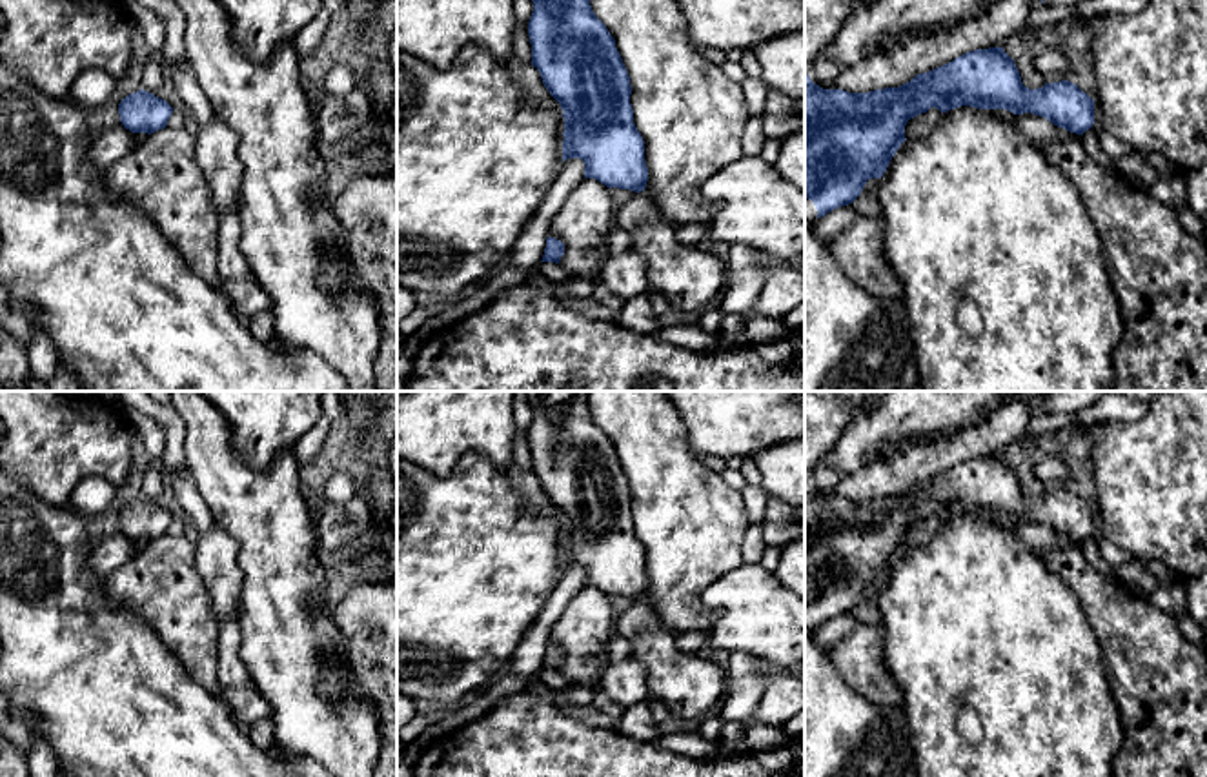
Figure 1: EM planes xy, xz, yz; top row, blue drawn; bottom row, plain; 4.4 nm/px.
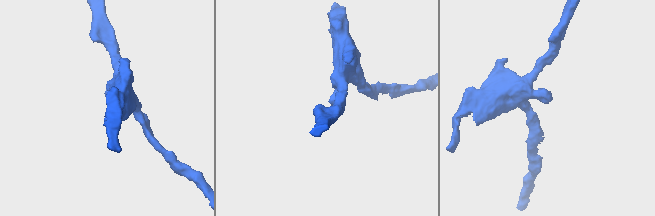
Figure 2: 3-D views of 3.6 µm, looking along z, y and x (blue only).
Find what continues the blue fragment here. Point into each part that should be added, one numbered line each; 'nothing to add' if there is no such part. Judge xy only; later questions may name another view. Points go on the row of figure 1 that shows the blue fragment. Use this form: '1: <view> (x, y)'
nothing to add

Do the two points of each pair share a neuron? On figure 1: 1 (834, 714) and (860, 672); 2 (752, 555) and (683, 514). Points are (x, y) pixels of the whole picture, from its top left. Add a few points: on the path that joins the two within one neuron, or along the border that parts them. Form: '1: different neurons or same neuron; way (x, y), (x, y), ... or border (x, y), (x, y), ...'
1: different neurons; border (827, 650), (858, 692), (889, 705)
2: different neurons; border (750, 524), (743, 535), (741, 561)

